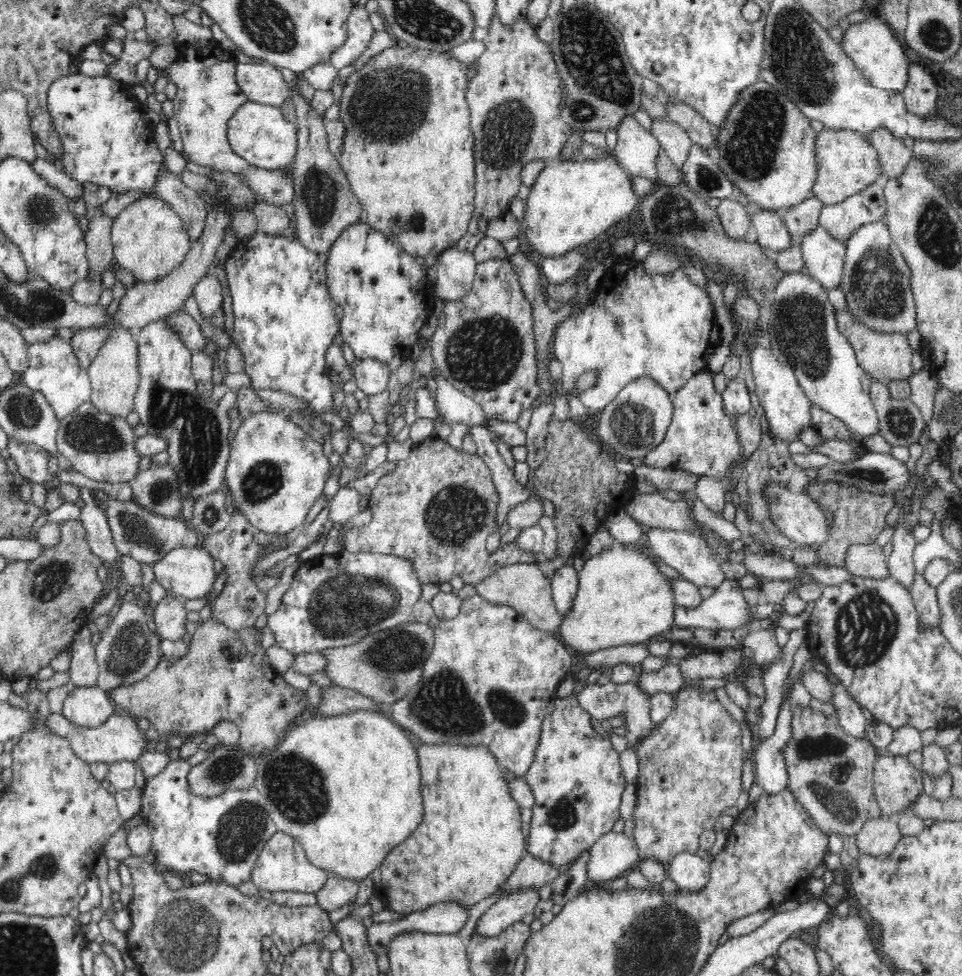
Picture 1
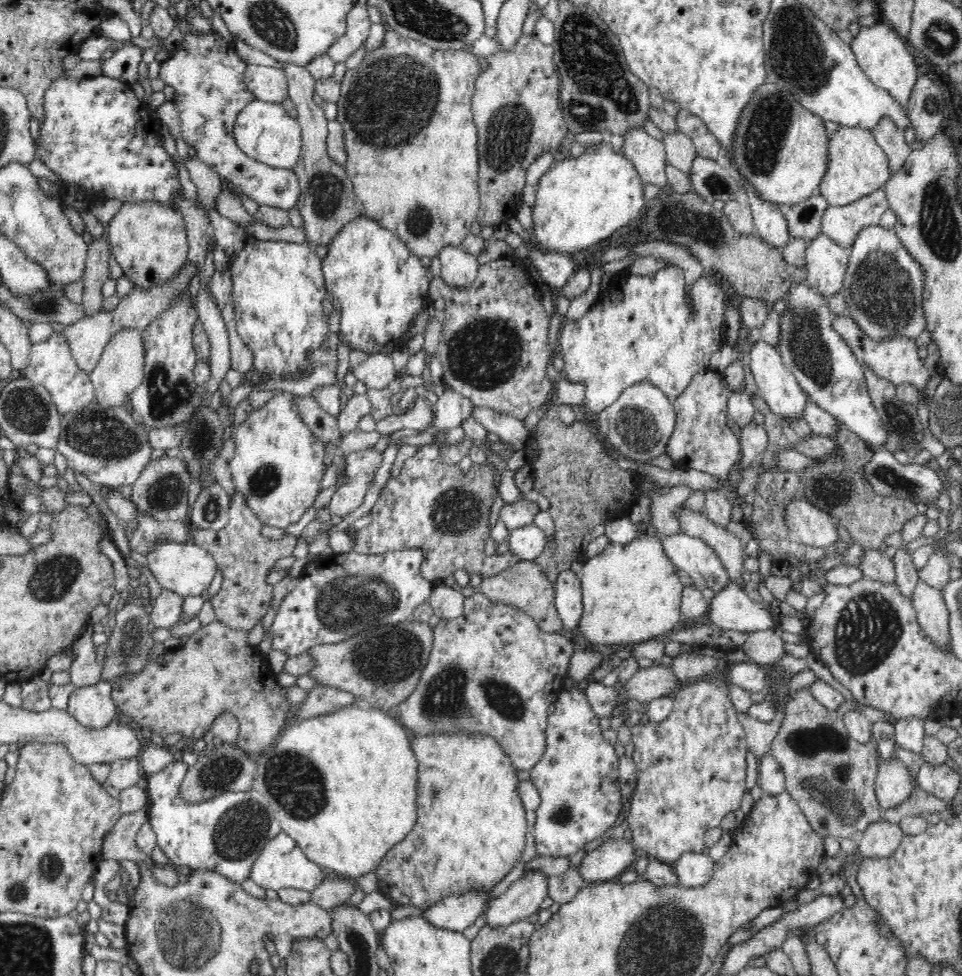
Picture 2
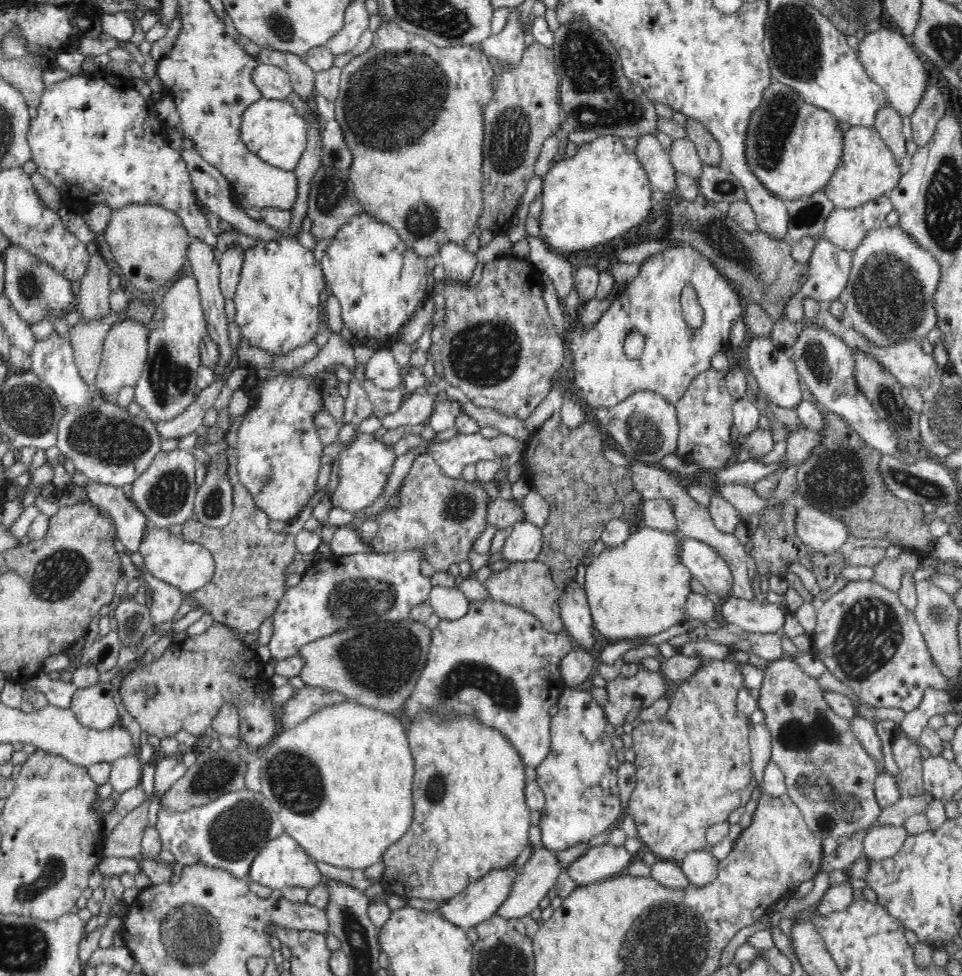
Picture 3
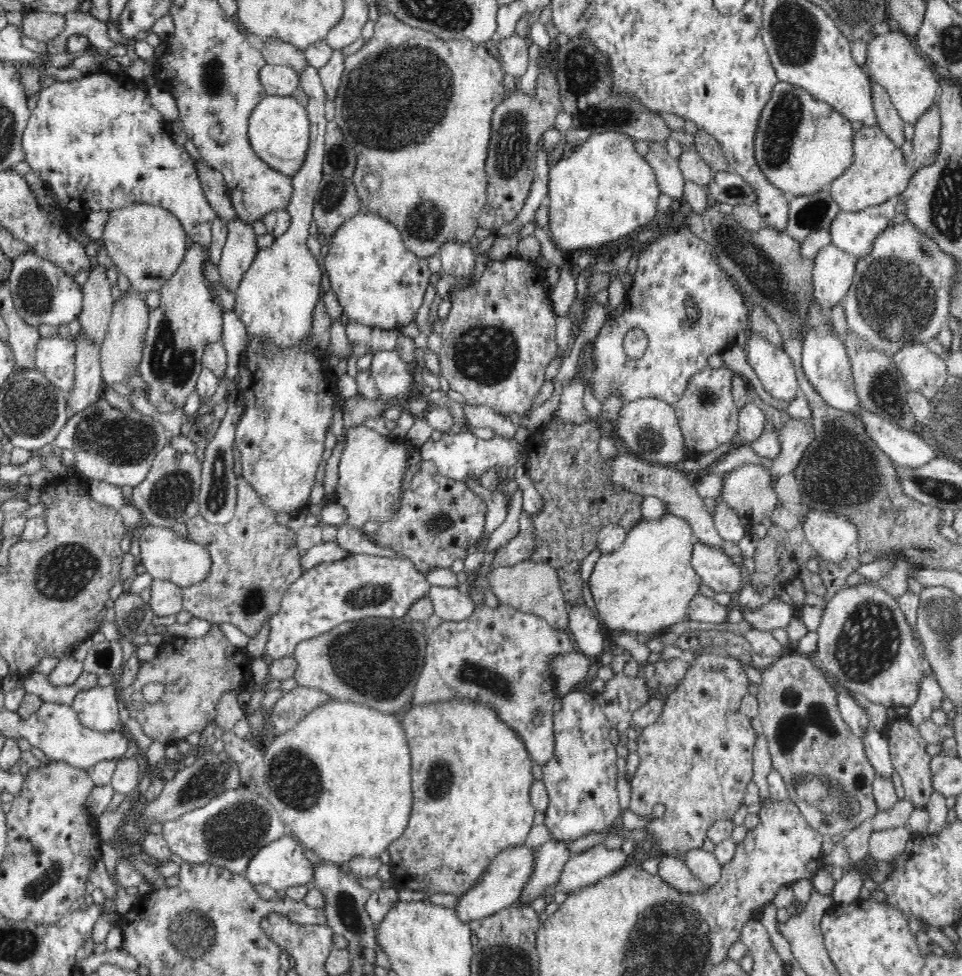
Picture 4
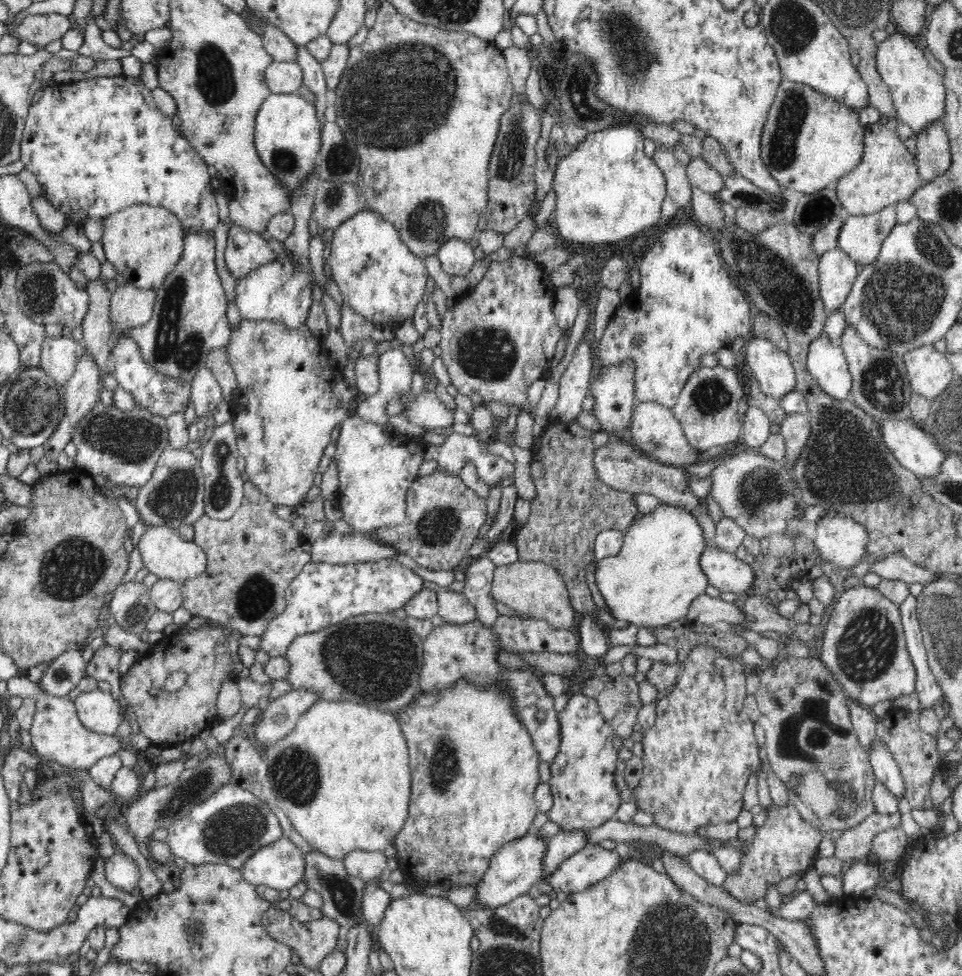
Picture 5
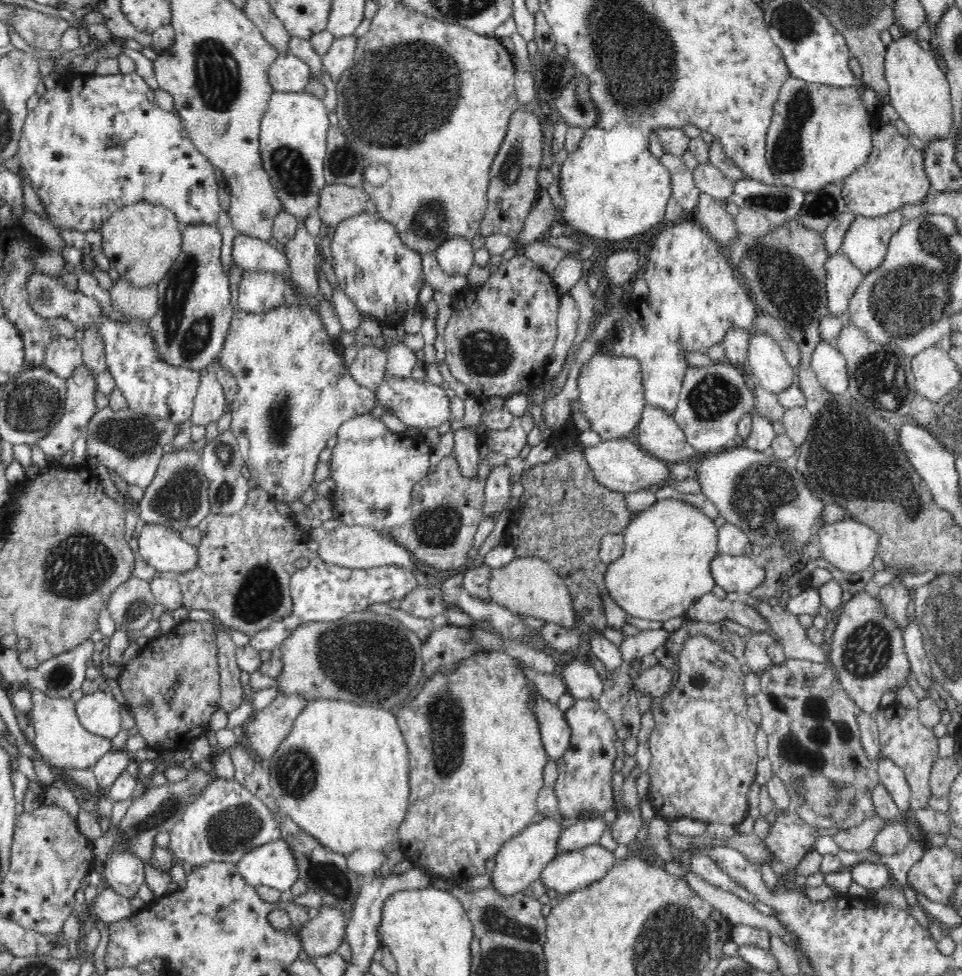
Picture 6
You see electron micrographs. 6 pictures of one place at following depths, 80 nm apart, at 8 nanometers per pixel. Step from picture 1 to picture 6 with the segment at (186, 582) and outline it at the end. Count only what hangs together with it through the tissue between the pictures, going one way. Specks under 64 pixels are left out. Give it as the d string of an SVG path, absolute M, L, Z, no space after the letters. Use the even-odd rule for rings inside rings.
M146 523L138 534L138 554L162 575L176 575L198 568L198 548L164 525Z

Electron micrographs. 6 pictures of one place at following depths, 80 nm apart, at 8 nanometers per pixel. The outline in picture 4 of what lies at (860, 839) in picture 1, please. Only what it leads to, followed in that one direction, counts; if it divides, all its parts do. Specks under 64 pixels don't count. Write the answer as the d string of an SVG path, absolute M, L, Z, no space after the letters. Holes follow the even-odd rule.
M906 827L874 832L868 842L868 857L874 863L879 860L892 861L906 850L912 833Z

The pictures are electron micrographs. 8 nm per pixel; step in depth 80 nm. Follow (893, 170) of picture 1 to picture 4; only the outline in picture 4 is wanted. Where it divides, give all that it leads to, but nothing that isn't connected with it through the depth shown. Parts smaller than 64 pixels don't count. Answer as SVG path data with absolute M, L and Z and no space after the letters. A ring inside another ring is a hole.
M870 78L870 85L874 86L874 112L876 115L877 126L886 132L886 135L890 138L894 145L901 147L904 142L903 129L905 122L902 117L898 114L897 109L892 105L890 96L883 86L873 82Z

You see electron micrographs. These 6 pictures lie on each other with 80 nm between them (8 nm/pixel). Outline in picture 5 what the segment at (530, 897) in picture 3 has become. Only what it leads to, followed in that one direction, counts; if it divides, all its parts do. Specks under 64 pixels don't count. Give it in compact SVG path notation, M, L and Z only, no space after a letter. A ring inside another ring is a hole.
M580 830L580 832L563 831L550 837L546 842L546 854L542 860L540 879L546 881L546 878L558 868L558 865L588 845L587 833L584 830Z

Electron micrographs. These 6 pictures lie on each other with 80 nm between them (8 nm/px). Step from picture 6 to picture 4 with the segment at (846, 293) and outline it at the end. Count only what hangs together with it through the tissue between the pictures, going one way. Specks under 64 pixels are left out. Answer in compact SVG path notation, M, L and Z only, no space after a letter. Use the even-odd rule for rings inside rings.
M832 243L818 250L812 270L814 301L822 308L836 306L846 296L853 282L858 257L840 250Z

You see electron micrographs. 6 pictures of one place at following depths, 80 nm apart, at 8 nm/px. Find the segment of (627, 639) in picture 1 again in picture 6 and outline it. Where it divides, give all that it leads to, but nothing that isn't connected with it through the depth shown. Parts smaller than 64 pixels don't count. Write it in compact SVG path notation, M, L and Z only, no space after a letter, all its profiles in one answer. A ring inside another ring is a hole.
M674 497L656 500L647 509L636 513L622 533L625 543L623 556L607 565L604 586L611 595L610 598L624 609L627 615L664 623L684 616L694 601L712 593L712 589L717 585L710 565L719 555L718 529L712 519L686 500Z

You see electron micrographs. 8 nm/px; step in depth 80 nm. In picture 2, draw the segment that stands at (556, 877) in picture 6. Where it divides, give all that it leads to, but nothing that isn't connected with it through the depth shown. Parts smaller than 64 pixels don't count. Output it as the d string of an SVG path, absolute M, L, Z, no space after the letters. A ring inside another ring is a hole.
M606 838L600 846L587 852L578 864L577 872L587 883L618 879L637 860L634 844L626 839Z

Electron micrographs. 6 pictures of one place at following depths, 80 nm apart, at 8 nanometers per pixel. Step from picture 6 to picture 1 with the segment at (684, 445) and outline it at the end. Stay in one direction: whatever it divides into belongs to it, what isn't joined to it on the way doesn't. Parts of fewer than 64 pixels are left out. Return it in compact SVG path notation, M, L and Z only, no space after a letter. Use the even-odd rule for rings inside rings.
M640 377L626 384L618 396L601 410L596 428L604 444L614 448L624 459L642 459L664 440L672 418L673 404L669 392L650 377Z

